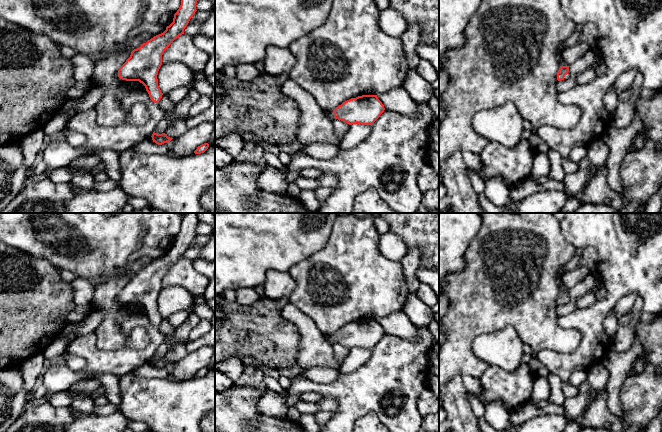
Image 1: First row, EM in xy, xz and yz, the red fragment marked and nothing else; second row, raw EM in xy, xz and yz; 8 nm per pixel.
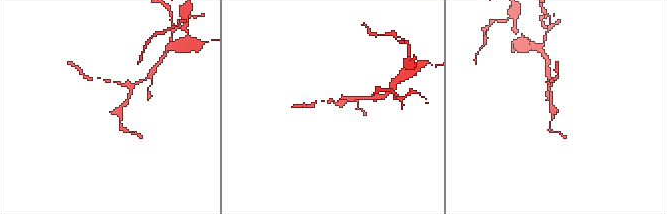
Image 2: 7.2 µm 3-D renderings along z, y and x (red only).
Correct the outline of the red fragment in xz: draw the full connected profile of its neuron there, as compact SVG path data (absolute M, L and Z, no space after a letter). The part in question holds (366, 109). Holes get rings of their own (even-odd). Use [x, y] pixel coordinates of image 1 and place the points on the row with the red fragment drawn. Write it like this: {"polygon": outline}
{"polygon": "M362 95L351 98L332 110L324 110L325 115L349 125L372 125L384 112L385 108L377 95Z"}

